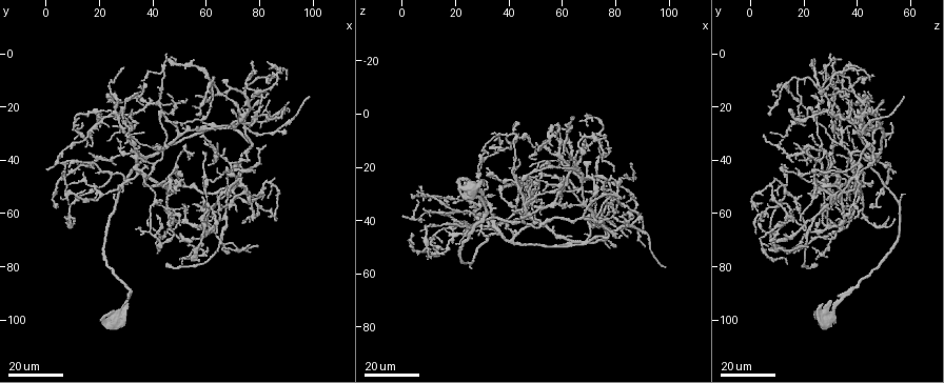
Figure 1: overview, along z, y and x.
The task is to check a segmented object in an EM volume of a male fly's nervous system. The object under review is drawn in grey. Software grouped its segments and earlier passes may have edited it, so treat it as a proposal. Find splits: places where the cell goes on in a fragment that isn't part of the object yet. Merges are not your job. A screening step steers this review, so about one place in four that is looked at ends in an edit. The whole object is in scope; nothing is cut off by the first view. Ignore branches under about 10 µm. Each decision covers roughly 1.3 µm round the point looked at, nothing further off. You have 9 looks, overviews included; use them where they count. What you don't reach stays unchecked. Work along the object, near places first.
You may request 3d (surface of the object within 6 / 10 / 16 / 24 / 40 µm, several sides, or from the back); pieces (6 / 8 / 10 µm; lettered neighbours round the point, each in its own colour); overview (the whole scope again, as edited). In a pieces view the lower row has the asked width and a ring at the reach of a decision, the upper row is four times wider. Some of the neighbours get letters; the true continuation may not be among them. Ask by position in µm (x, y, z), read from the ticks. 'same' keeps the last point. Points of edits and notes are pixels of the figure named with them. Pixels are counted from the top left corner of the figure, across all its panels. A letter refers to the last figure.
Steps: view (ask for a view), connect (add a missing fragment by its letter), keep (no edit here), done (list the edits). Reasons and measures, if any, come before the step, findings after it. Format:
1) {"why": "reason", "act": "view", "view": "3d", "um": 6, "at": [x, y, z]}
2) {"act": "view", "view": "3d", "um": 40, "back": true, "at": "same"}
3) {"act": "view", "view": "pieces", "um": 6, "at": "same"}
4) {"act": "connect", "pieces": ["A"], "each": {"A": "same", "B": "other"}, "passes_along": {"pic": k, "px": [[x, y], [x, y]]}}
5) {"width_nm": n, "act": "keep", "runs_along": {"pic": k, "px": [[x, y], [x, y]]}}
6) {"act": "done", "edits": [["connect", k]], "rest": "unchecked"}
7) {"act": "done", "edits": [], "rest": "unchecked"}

{"why": "tapers out", "act": "view", "view": "3d", "um": 24, "at": [90, 20, 37]}

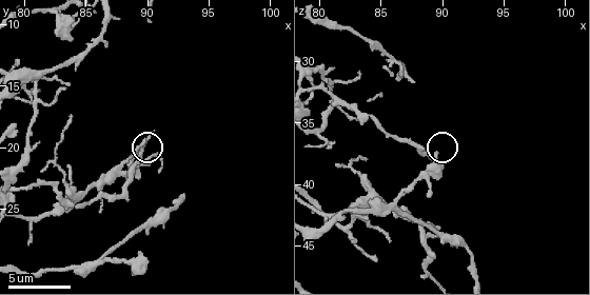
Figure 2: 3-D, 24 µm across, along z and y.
{"act": "view", "view": "pieces", "um": 10, "at": [89.4, 20.2, 37.2]}

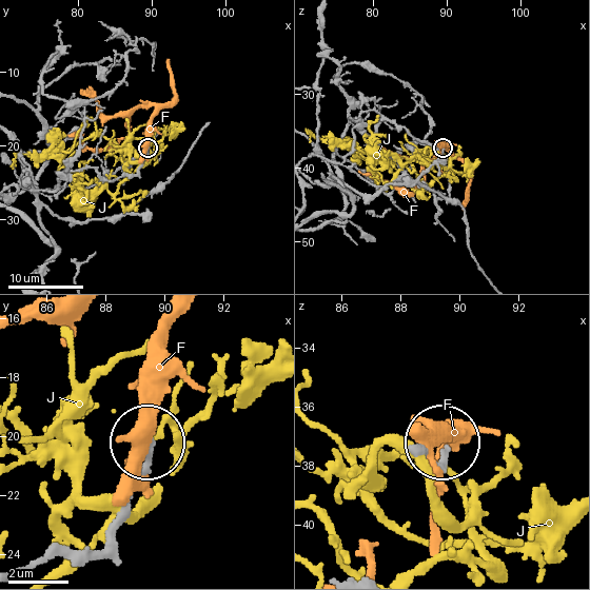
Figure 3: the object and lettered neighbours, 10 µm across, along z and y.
{"width_nm": 180, "act": "keep", "each": {"F": "other", "J": "other"}, "runs_along": {"pic": 3, "px": [[58, 180], [85, 168], [107, 179], [133, 175], [148, 148]]}, "found": "no lettered fragment goes on from it"}

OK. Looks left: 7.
{"why": "tapers out", "act": "view", "view": "3d", "um": 24, "at": [98, 16, 58]}

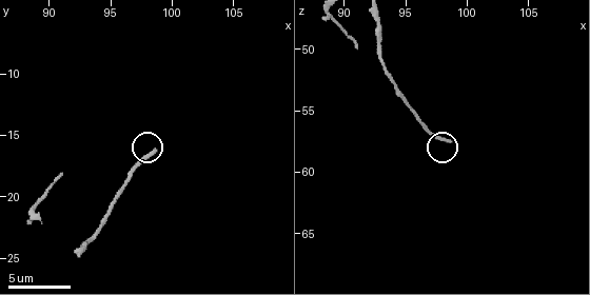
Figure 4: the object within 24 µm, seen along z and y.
{"act": "view", "view": "pieces", "um": 10, "at": [98.4, 16.2, 57.4]}

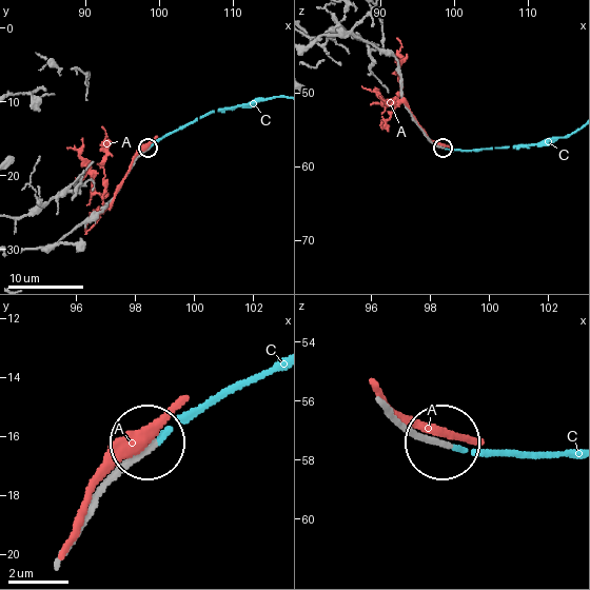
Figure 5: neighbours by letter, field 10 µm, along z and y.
{"act": "connect", "pieces": ["C"], "each": {"A": "other", "C": "same"}, "passes_along": {"pic": 5, "px": [[426, 136], [445, 149], [463, 151], [517, 149], [558, 138]]}, "found": "the cell continues"}

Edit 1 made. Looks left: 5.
{"why": "tapers out", "act": "view", "view": "3d", "um": 16, "at": [82, 35, 45]}

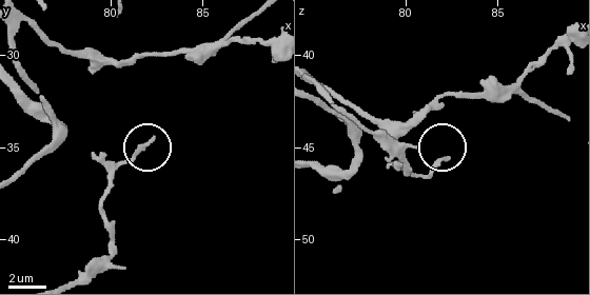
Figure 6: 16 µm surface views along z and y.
{"act": "view", "view": "pieces", "um": 6, "at": [82.2, 34.4, 45.7]}

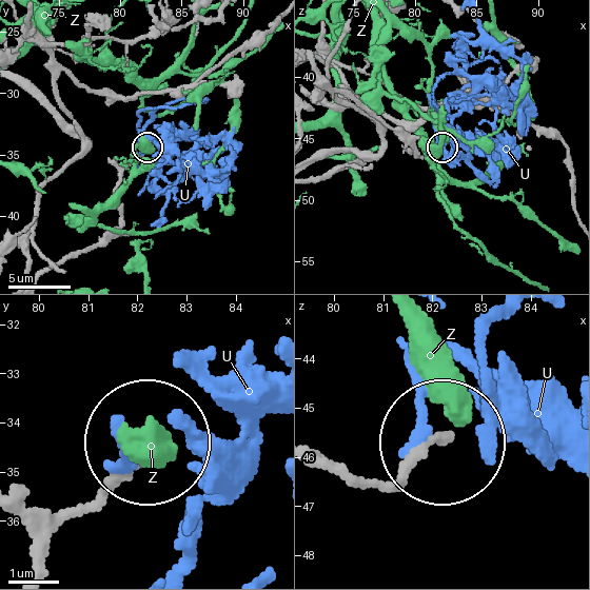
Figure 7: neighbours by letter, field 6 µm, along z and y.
{"act": "keep", "each": {"U": "other", "Z": "other"}, "found": "none of them fits"}

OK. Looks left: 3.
{"why": "tapers out", "act": "view", "view": "3d", "um": 16, "at": [77, 36, 26]}

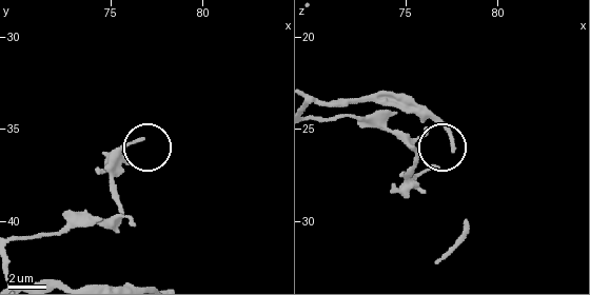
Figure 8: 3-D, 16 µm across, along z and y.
{"why": "what lies round it", "act": "view", "view": "pieces", "um": 10, "at": [76.8, 35.7, 27.1]}

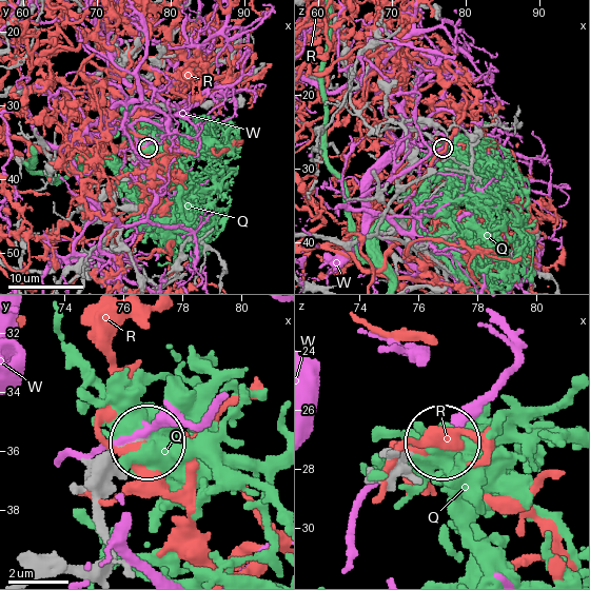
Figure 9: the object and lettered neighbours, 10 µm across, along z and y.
{"width_nm": 140, "act": "keep", "each": {"Q": "other", "R": "other", "W": "other"}, "runs_along": {"pic": 9, "px": [[91, 572], [111, 554], [98, 514], [100, 469], [141, 441]]}, "found": "no lettered fragment goes on from it"}

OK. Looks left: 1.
{"act": "done", "edits": [["connect", 5]], "rest": "unchecked"}

